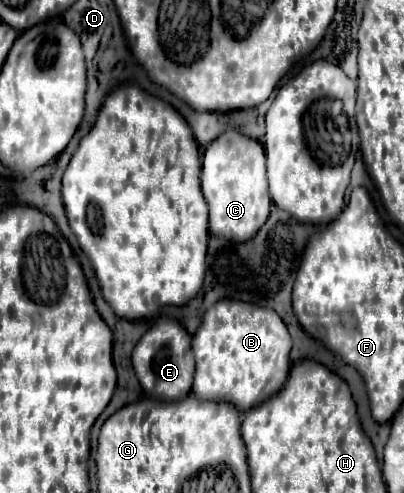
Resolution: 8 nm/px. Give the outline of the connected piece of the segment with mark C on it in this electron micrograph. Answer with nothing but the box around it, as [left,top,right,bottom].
[202,131,270,243]

